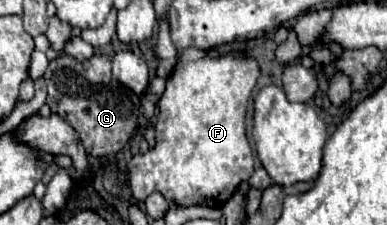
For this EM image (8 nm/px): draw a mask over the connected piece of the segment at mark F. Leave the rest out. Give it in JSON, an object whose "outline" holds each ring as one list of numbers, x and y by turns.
{"outline":[[188,48,180,58,178,58,178,64,172,72,172,76,168,78,168,84,166,84,166,90,158,102,158,122,156,122,156,144,154,148,150,148,148,152,144,154,134,154,130,164,128,164,128,180,130,180,130,190,132,190,132,196,136,202,144,202,152,192,160,192,166,200,168,200,168,206,176,206,176,208,188,208,188,206,196,206,196,204,202,204,202,206,210,206,210,208,222,208,226,204,226,200,232,198,232,194,238,190,240,182,246,182,250,180,254,168,252,168,252,150,250,150,250,144,246,140,246,126,244,126,244,116,246,116,246,106,248,106,248,96,256,84,260,76,260,70,258,70,258,64,254,58,248,58,248,56,242,56,242,54,226,54,222,58,208,58,206,52,202,50,196,50,196,48]]}

